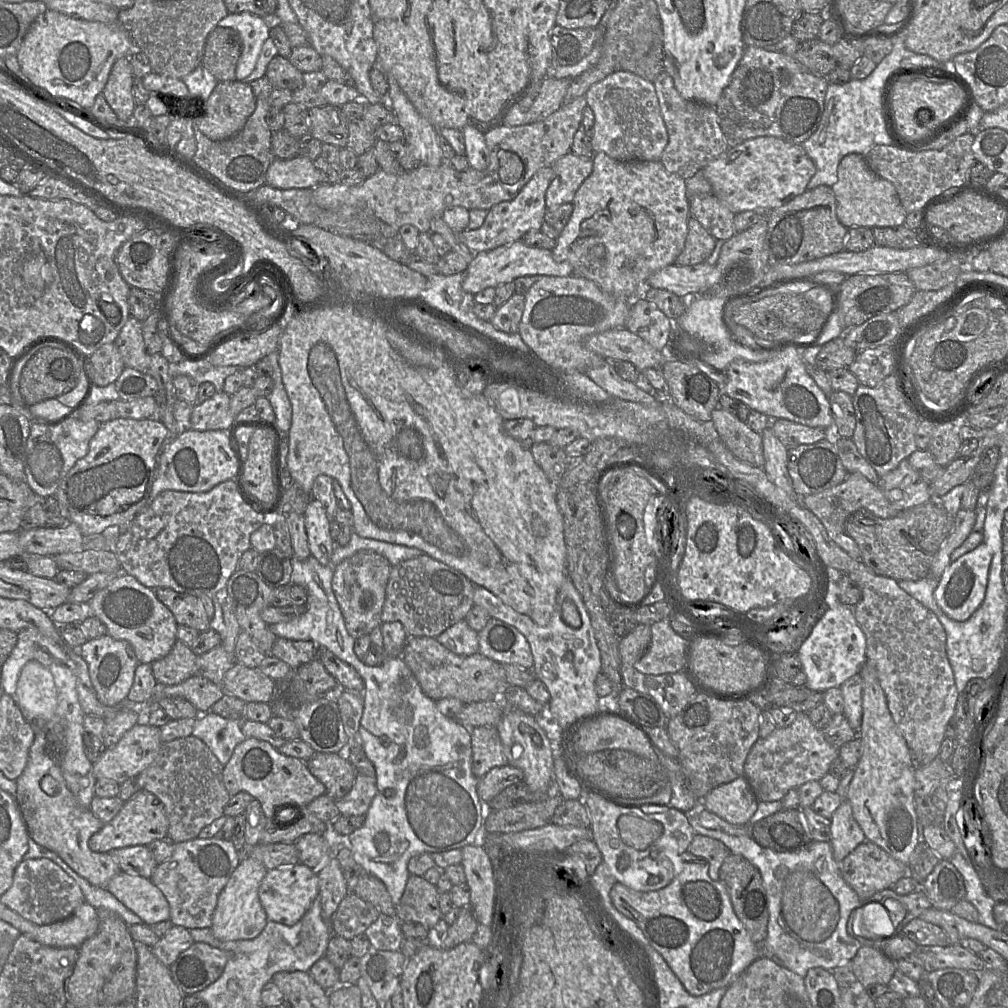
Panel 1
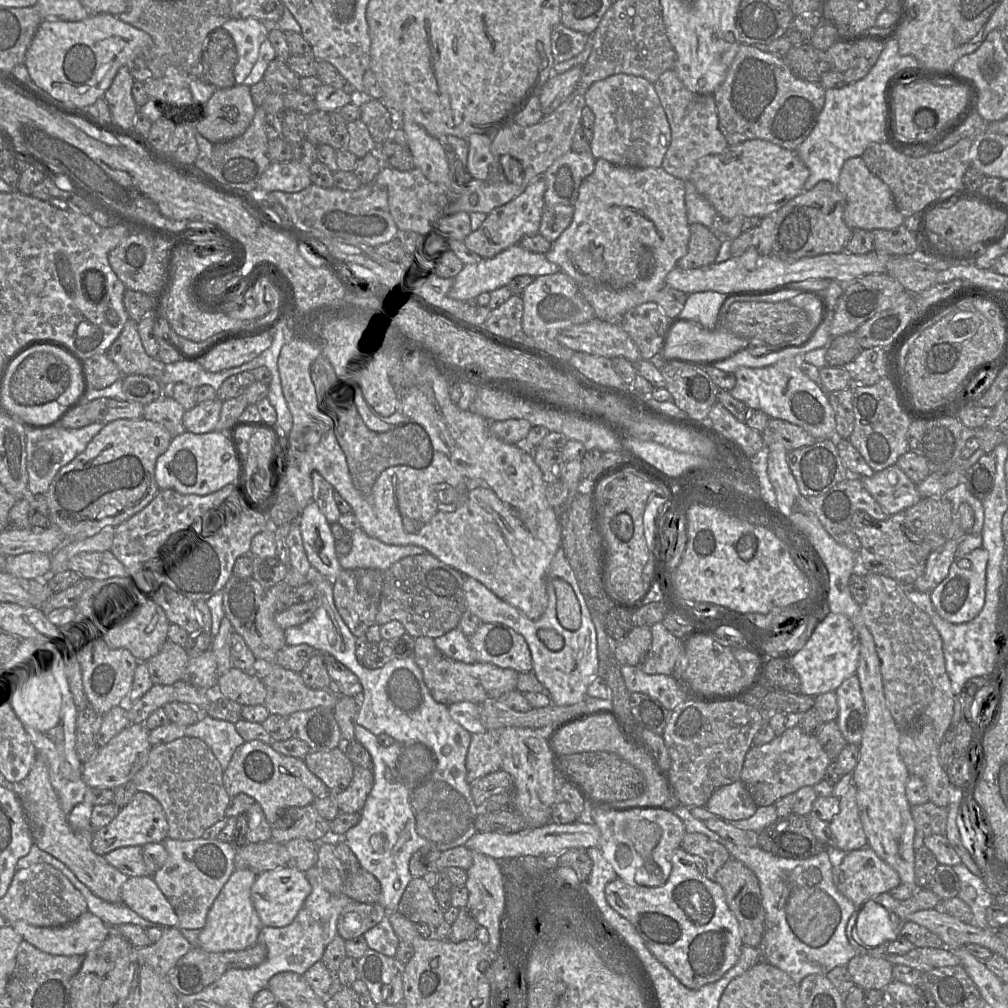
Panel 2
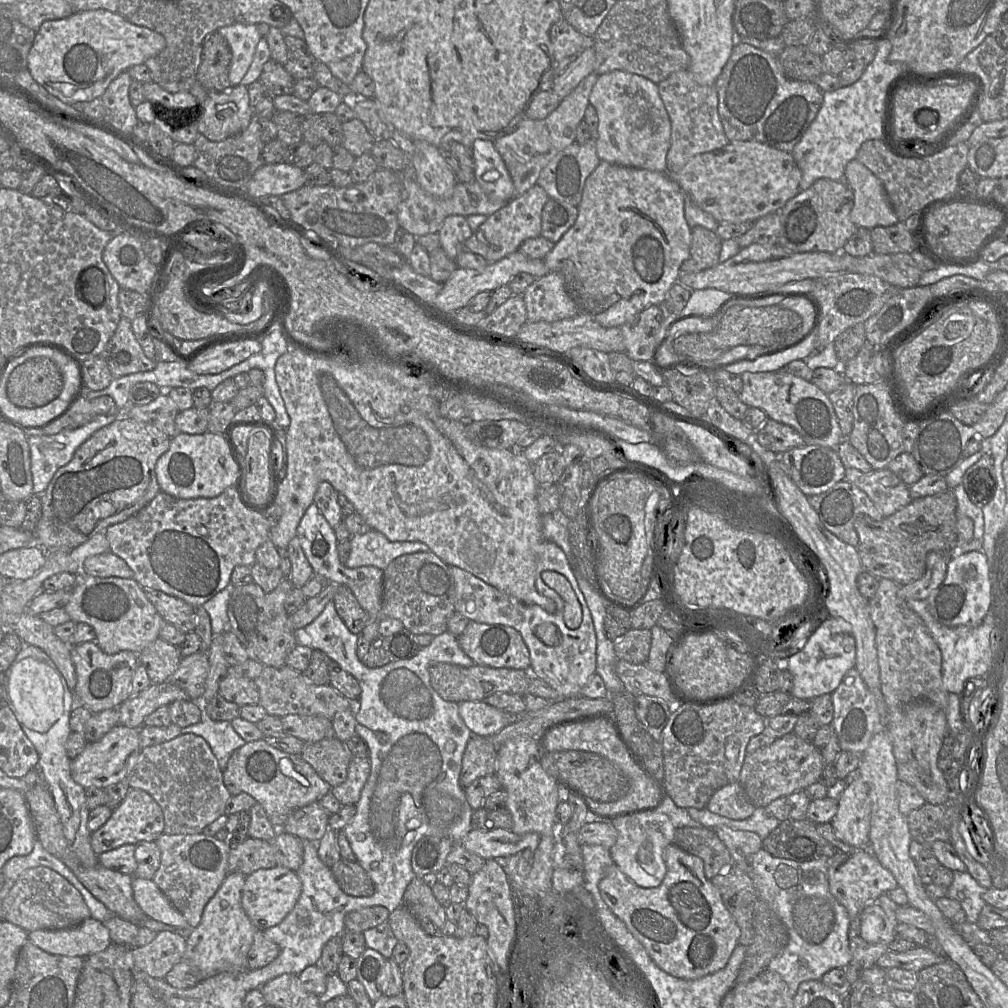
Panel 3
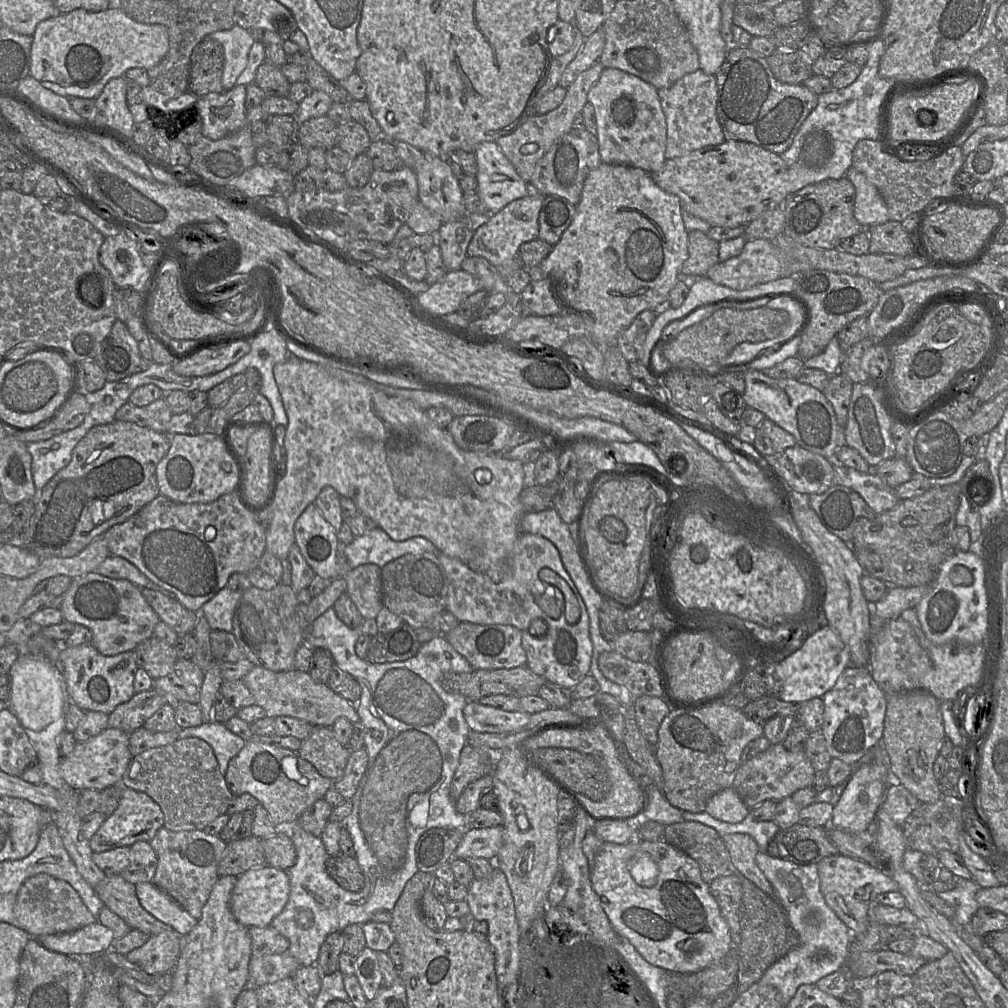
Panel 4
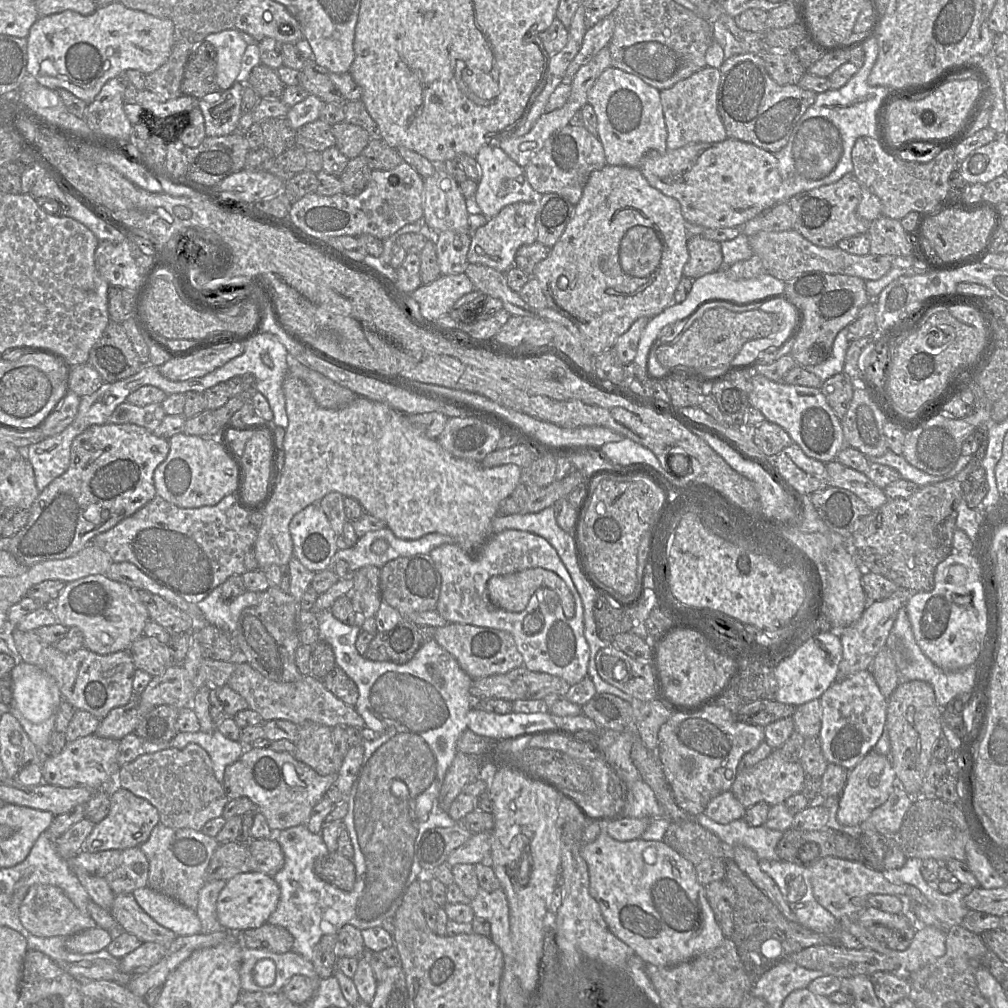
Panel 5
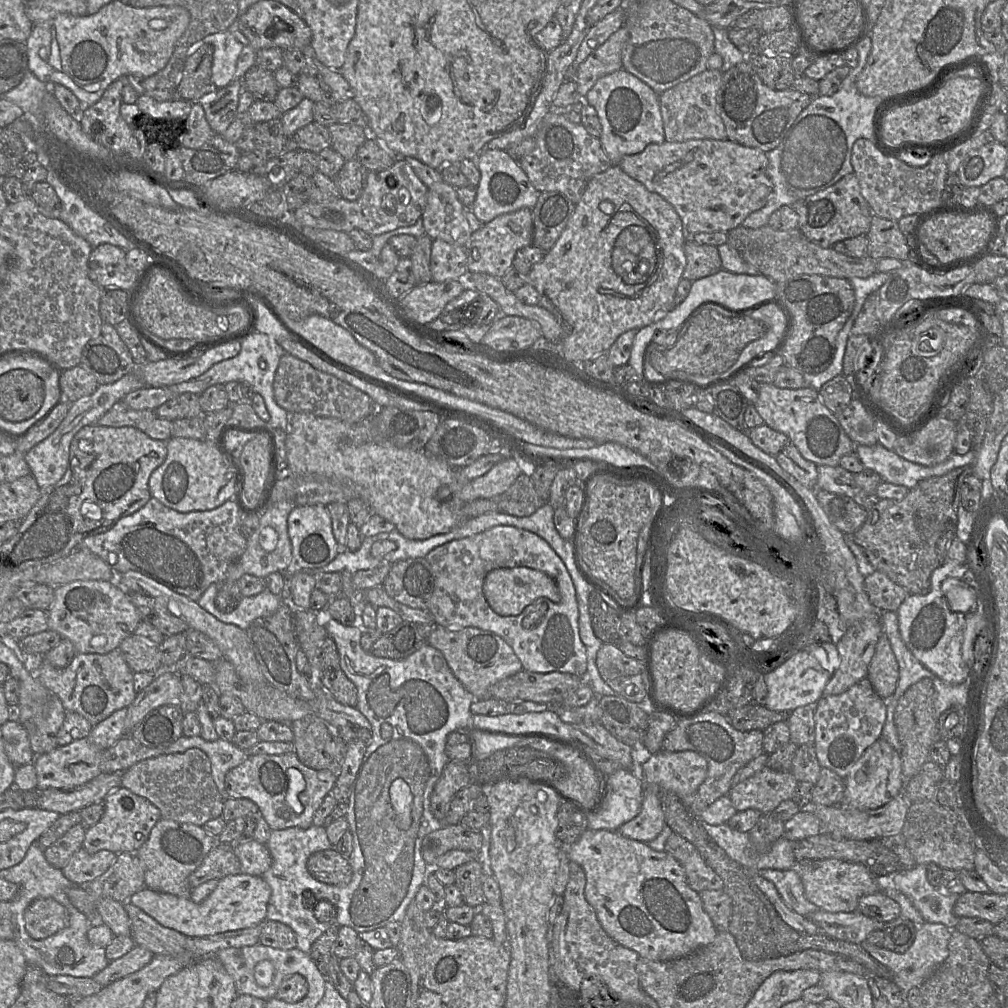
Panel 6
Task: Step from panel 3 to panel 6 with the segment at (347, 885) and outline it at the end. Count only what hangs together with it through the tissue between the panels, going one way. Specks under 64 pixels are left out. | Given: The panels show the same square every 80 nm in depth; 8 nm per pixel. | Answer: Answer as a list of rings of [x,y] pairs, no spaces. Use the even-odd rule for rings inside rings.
[[[334,848],[312,853],[306,867],[314,879],[329,885],[346,886],[352,878],[349,859]]]

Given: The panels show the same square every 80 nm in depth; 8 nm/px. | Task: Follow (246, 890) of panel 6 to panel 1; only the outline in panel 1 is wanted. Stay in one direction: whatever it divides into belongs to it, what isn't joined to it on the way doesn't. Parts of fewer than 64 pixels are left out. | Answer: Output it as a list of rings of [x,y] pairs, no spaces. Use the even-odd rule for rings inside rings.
[[[296,863],[292,866],[270,869],[266,872],[259,886],[258,894],[268,921],[292,926],[304,916],[319,895],[317,870],[302,863]],[[124,871],[114,876],[105,887],[130,911],[149,926],[170,920],[170,906],[150,878]]]

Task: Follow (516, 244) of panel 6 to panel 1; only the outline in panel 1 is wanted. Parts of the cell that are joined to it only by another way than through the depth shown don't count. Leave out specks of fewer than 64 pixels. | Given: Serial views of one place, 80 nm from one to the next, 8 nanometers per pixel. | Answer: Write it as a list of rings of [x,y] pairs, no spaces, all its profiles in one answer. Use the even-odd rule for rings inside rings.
[[[551,166],[539,169],[512,200],[492,206],[479,229],[466,229],[458,233],[458,238],[471,251],[478,253],[522,240],[527,232],[540,230],[547,211],[546,191],[553,178],[554,170]]]

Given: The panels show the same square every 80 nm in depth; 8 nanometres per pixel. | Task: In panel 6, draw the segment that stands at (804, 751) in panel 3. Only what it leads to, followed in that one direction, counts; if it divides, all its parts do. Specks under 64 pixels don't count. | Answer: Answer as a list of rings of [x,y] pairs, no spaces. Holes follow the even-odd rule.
[[[765,766],[733,786],[729,797],[737,812],[755,809],[762,814],[772,813],[781,802],[792,799],[798,784],[790,771],[777,771]]]

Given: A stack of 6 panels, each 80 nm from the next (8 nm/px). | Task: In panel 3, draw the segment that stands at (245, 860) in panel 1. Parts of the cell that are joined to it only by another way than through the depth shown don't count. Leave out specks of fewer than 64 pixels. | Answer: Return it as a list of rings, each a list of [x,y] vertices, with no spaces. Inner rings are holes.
[[[228,873],[217,892],[206,904],[199,925],[186,940],[184,960],[189,961],[204,977],[222,972],[240,972],[247,968],[247,956],[257,931],[246,915],[242,904],[242,889],[246,875]]]

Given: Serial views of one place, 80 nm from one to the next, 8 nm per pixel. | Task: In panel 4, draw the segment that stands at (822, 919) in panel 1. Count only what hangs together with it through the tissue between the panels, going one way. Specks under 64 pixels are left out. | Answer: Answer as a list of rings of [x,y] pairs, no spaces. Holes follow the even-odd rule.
[[[759,851],[756,864],[771,883],[775,897],[784,907],[788,919],[799,935],[799,944],[772,964],[758,981],[775,987],[787,1006],[799,986],[815,985],[818,980],[844,969],[849,957],[852,933],[826,904],[821,891],[817,864],[797,865]]]

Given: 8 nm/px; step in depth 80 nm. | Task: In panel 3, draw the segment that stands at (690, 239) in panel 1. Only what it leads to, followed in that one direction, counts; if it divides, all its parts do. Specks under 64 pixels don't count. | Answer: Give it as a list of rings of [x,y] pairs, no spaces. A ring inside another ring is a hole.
[[[703,226],[691,228],[690,256],[680,267],[681,273],[695,273],[716,266],[722,240],[715,231]]]

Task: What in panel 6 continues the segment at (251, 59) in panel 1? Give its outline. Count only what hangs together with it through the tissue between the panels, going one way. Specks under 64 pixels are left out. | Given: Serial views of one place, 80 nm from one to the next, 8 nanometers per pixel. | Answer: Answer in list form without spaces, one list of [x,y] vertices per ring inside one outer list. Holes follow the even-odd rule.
[[[231,31],[217,32],[203,38],[203,43],[213,49],[211,78],[220,89],[229,85],[236,72],[236,64],[243,45],[234,37]]]

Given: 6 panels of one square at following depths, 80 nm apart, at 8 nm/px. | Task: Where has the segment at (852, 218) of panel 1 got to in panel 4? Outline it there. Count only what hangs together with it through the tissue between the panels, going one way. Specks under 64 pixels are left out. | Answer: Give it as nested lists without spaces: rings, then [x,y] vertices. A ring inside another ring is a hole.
[[[852,166],[845,176],[855,187],[853,214],[863,229],[888,222],[890,218],[886,203],[866,176]]]

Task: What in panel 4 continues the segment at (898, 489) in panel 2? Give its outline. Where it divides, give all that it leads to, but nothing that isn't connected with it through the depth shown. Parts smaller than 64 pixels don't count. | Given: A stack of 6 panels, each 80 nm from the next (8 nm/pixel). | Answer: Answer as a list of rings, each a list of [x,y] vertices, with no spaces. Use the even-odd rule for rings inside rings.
[[[840,462],[833,464],[833,485],[842,485],[857,492],[876,514],[892,509],[900,501],[895,488],[887,485],[877,475],[859,472]]]

